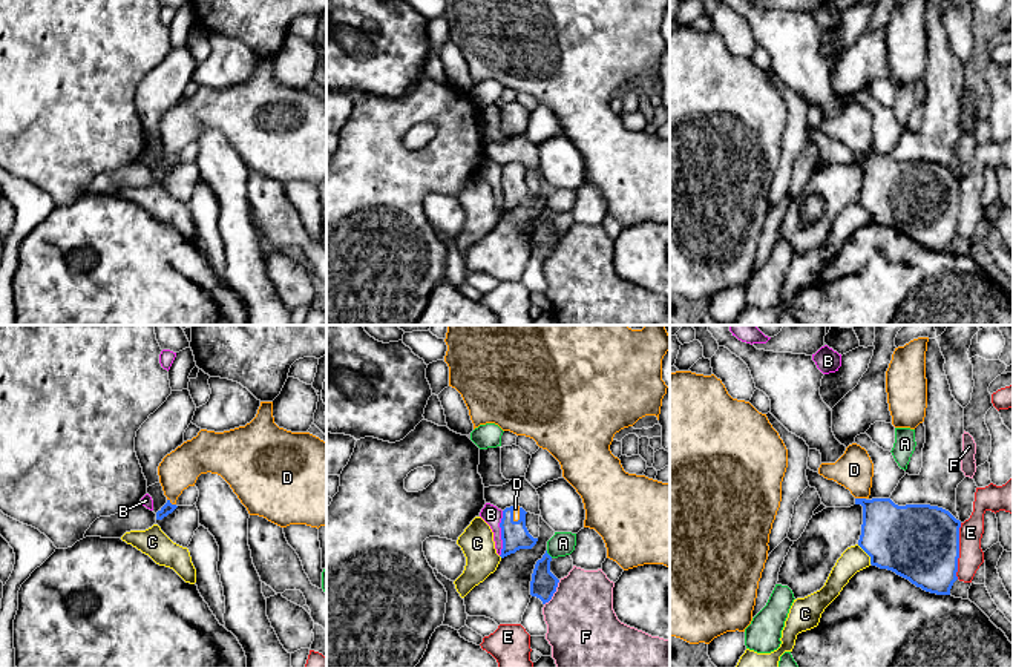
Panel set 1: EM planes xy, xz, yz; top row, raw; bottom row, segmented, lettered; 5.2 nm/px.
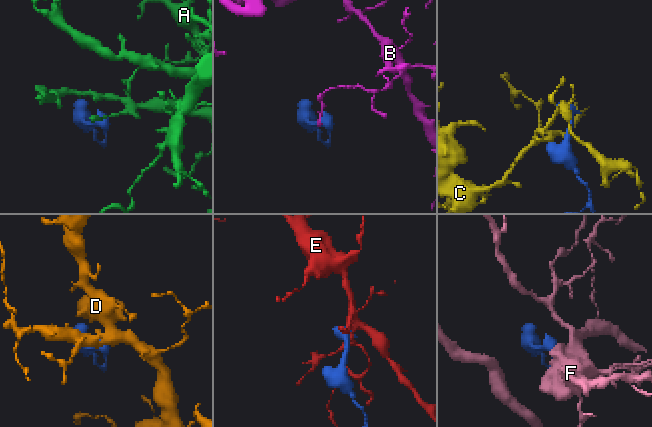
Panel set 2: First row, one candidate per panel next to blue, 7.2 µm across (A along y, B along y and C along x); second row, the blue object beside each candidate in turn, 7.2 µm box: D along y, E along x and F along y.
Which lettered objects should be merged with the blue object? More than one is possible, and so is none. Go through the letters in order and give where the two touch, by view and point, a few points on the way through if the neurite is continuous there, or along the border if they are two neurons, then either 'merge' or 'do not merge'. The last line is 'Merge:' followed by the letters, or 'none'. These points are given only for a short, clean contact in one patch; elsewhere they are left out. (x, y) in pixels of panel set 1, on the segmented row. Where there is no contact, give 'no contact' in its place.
A: xz (547, 554) | along xz (546, 551), (552, 557) | do not merge
B: xz (501, 534) | along xz (503, 511), (500, 555) | do not merge
C: yz (866, 552) | do not merge
D: xy (170, 503) | across xy (167, 508), (170, 503), (173, 477), (181, 468) | merge
E: yz (958, 551) | along yz (961, 523), (957, 578) | do not merge
F: xz (555, 591) | do not merge
Merge: D

